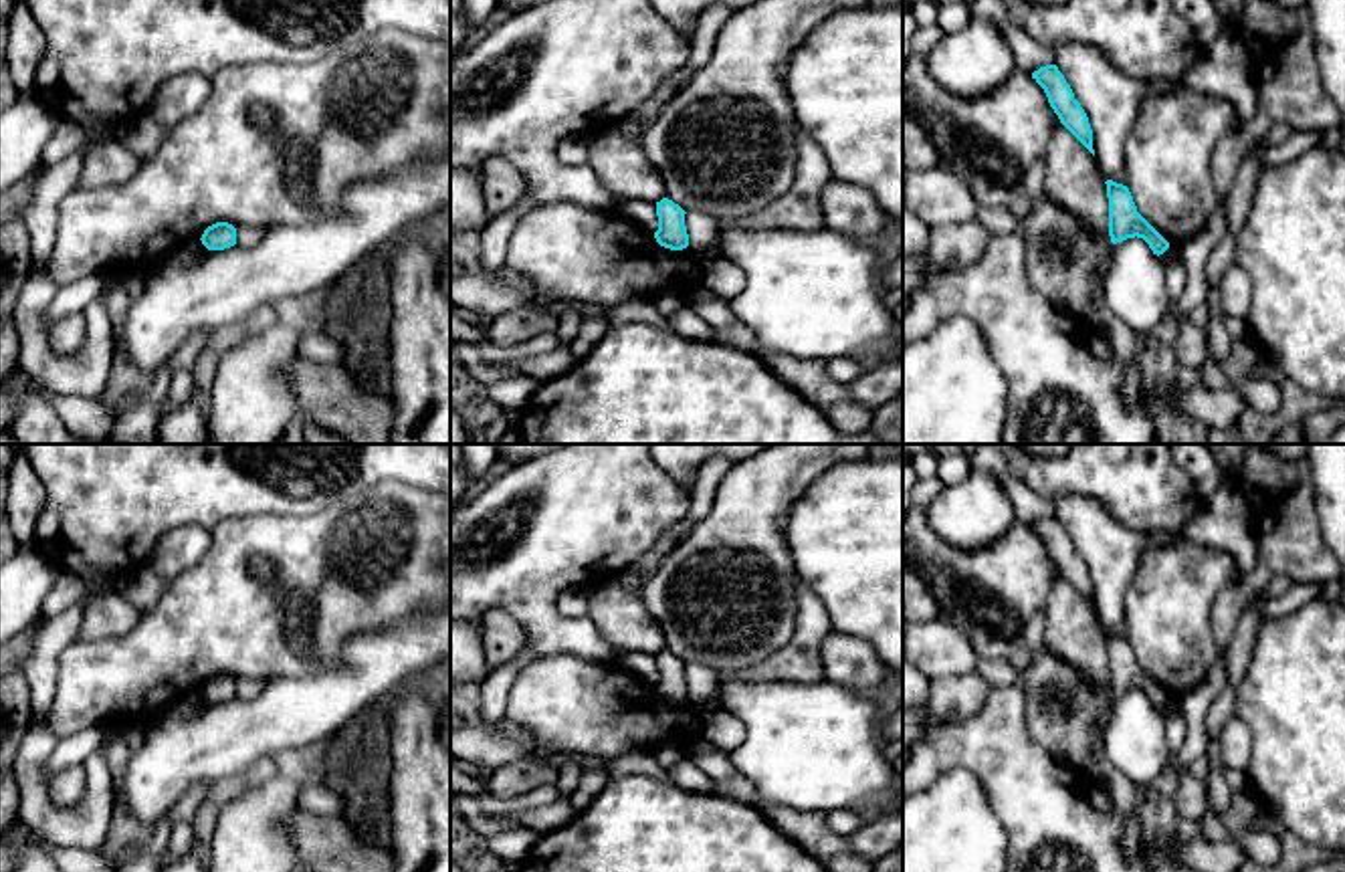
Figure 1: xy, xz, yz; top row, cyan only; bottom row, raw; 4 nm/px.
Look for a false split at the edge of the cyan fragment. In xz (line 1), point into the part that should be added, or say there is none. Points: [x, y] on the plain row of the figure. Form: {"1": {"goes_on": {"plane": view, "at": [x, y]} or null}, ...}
{"1": {"goes_on": null}}

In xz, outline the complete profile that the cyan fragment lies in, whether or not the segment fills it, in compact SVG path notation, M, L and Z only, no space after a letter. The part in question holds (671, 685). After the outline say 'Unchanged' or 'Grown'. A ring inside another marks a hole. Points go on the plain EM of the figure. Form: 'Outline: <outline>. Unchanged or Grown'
Outline: M668 650L656 654L658 682L654 684L654 690L660 698L670 702L689 698L685 666L687 664Z. Unchanged

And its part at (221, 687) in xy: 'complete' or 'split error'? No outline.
complete

